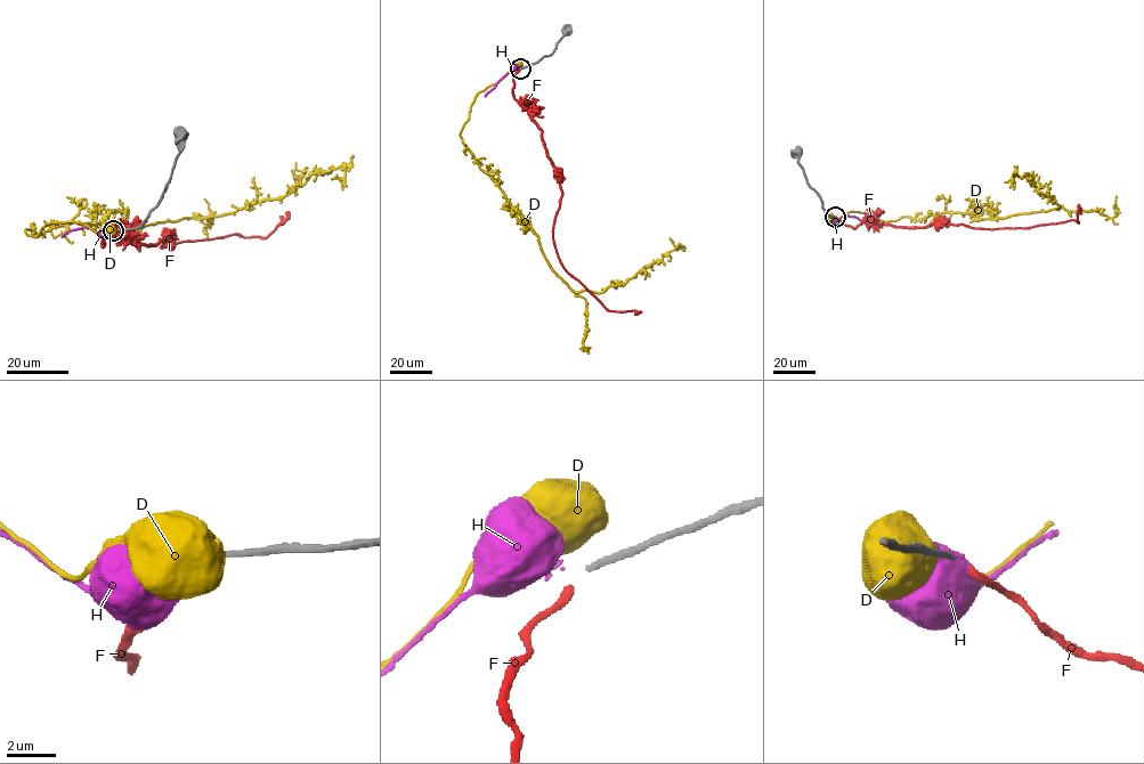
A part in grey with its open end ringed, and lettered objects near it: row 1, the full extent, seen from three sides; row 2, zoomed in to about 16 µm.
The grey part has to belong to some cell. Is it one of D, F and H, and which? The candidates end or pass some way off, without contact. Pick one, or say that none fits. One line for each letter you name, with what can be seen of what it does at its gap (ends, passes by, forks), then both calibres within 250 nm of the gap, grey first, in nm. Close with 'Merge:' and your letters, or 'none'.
F: it ends there; 240 nm thick on the grey side, 320 nm on the other
Merge: F

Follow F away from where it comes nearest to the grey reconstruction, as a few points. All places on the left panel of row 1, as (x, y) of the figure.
F: (111, 232), (102, 245), (104, 237), (151, 245), (175, 241), (163, 248), (233, 234), (267, 237), (287, 211)

